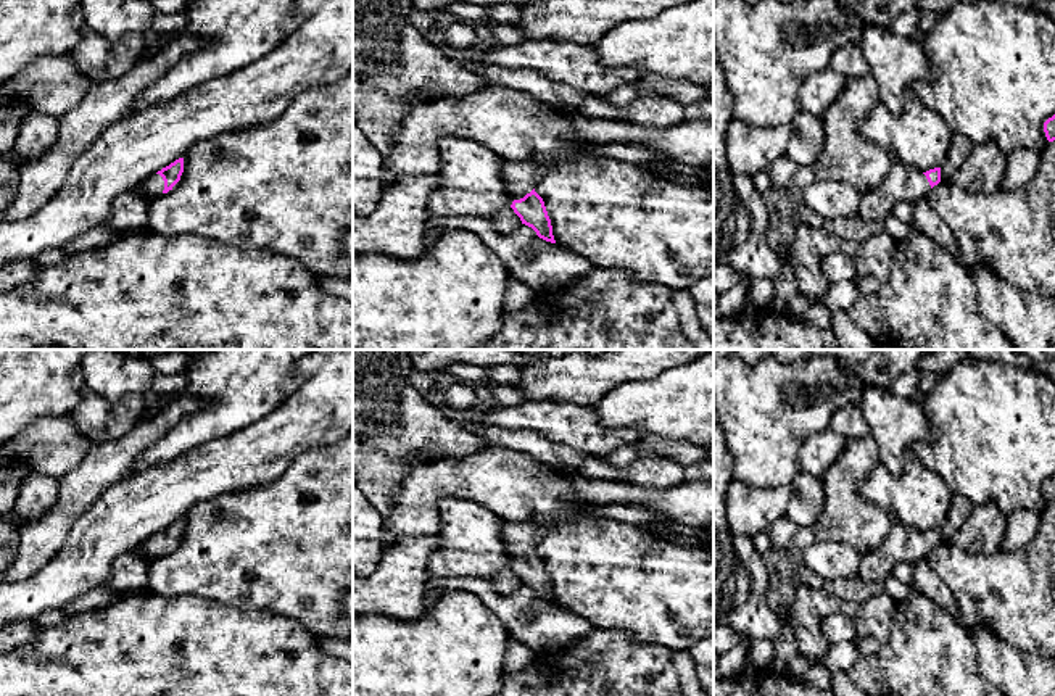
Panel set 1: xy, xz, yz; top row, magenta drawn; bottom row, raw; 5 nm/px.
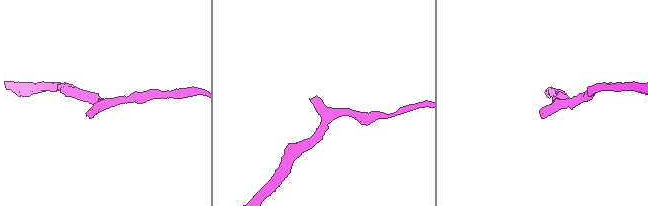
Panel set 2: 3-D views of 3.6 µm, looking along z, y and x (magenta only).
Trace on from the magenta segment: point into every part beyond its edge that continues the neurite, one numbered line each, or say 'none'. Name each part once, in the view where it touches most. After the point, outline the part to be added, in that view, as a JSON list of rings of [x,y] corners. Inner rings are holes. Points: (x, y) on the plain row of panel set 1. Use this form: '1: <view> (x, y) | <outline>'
1: xy (152, 548) | [[[153,535],[147,538],[142,545],[142,557],[147,559],[148,562],[158,559],[163,556],[164,551],[164,541],[159,535]]]

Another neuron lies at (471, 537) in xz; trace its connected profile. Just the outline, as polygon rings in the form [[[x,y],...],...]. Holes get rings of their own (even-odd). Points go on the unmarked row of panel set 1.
[[[445,496],[438,501],[440,546],[427,562],[430,578],[491,578],[514,559],[504,545],[504,520],[483,504]]]

